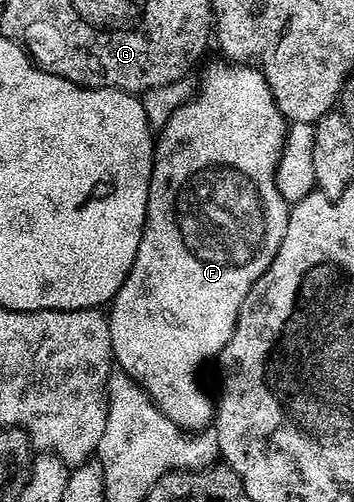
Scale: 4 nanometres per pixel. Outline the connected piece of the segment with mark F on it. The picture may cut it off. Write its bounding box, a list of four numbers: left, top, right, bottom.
[107,64,290,432]

